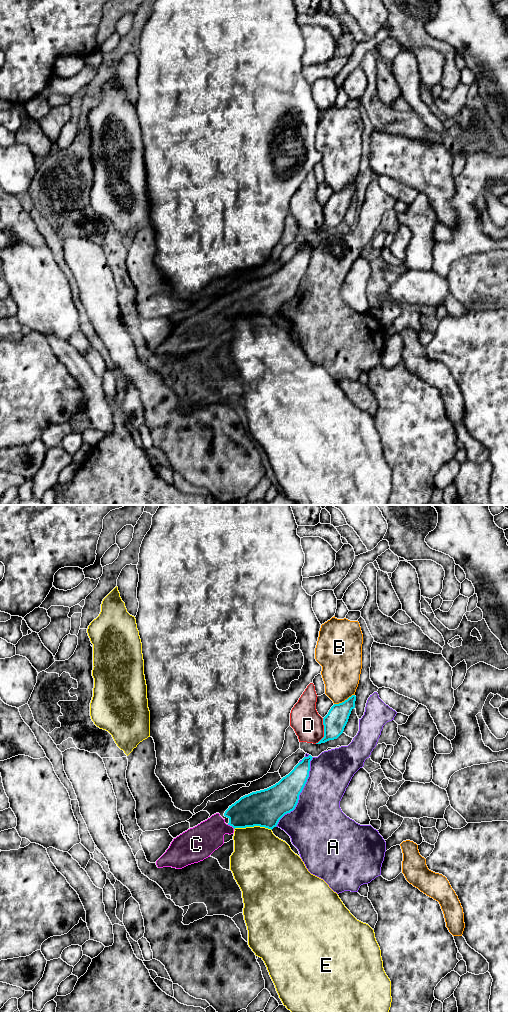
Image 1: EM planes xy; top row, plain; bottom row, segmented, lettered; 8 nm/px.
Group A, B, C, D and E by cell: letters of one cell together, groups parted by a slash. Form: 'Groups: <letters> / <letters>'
Groups: A / B / C / D / E

